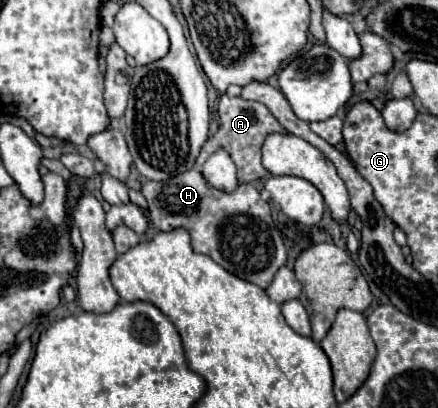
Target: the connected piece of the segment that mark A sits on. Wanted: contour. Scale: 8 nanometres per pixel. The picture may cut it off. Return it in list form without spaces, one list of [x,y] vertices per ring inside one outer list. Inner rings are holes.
[[[222,95],[220,97],[220,105],[218,105],[218,113],[220,113],[220,129],[210,139],[210,143],[206,143],[200,149],[200,155],[198,155],[196,163],[194,163],[194,167],[198,169],[210,153],[214,153],[218,147],[224,147],[230,153],[230,157],[236,163],[236,167],[238,167],[238,181],[240,183],[250,183],[250,181],[268,177],[268,171],[262,165],[264,139],[268,135],[272,135],[272,133],[286,133],[286,129],[276,121],[276,117],[268,111],[266,105],[250,103],[250,101],[244,101],[242,97],[230,99],[228,95]]]

